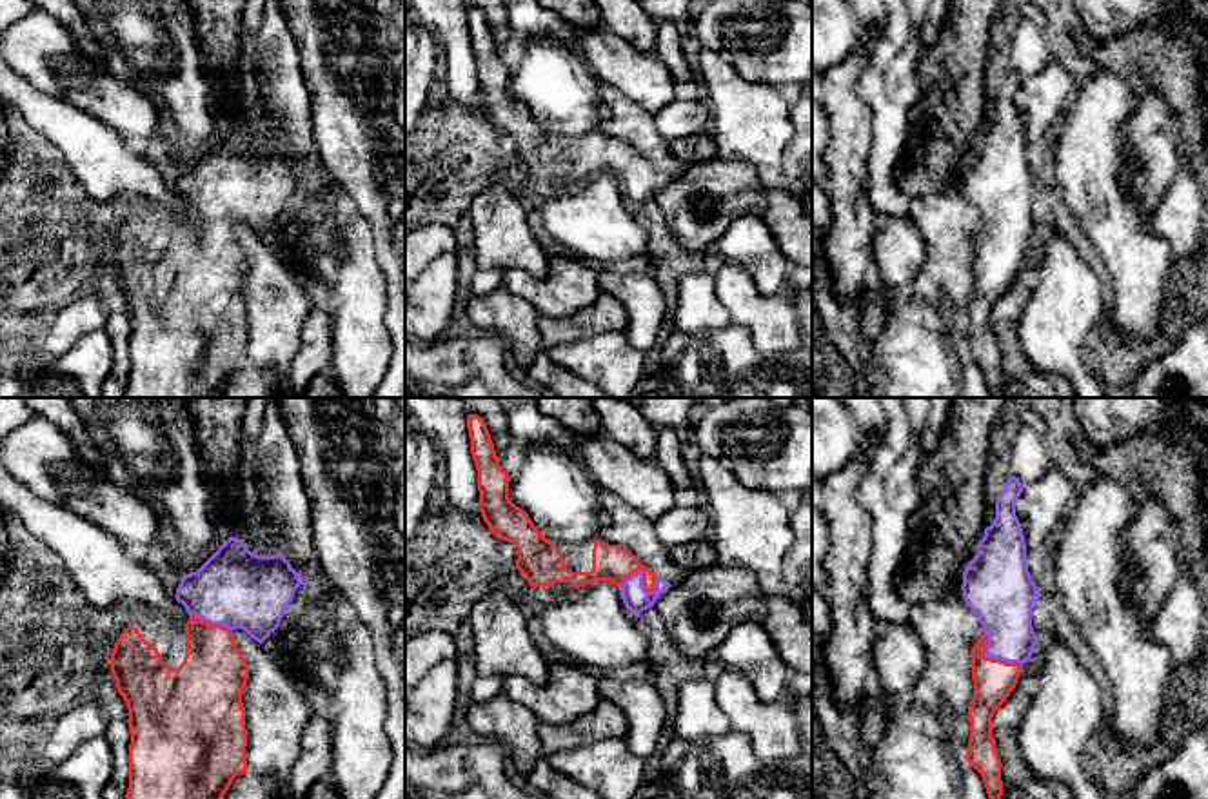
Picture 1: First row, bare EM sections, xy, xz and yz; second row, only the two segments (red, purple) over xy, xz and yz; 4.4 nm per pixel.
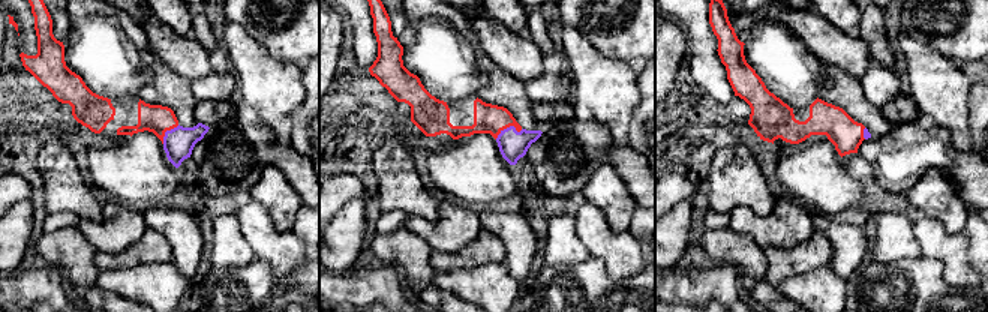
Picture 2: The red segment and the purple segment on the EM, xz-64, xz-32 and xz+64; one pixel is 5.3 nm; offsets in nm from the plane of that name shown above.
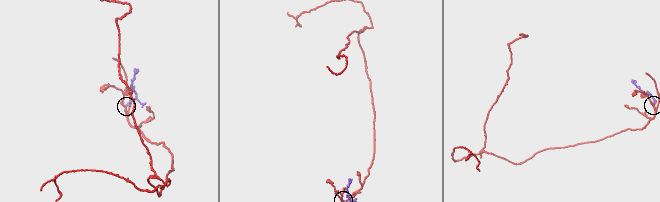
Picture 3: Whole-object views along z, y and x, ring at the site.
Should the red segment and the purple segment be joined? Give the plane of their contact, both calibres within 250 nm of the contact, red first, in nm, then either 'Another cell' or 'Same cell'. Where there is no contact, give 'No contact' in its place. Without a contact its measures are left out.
Touches red in xz. Thickness 160 nm (red) against 120 nm. Same cell

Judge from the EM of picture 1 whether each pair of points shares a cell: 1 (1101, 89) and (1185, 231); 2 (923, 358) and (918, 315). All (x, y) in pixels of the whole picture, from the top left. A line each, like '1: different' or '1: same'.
1: different
2: same

